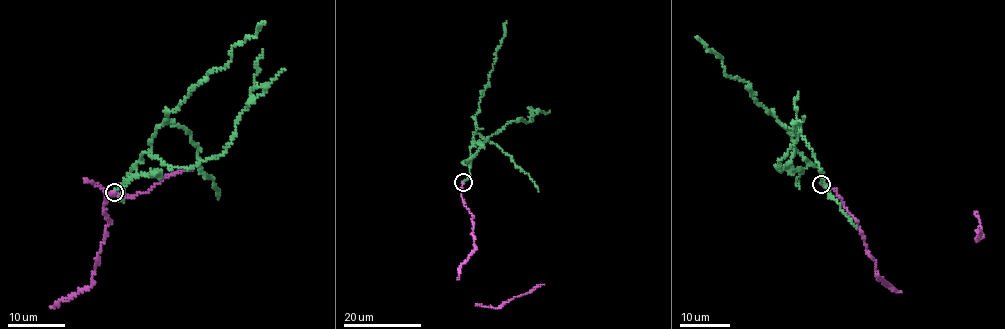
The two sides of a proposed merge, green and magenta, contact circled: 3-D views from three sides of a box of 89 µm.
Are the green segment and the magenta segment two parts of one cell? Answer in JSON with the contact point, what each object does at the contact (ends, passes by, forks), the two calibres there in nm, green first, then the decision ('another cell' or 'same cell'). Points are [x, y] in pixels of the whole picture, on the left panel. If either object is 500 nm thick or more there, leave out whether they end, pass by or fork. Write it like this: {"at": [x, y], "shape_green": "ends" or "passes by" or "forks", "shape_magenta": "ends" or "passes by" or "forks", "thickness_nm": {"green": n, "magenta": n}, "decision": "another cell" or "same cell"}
{"at": [114, 192], "shape_green": "ends", "shape_magenta": "ends", "thickness_nm": {"green": 240, "magenta": 200}, "decision": "another cell"}

